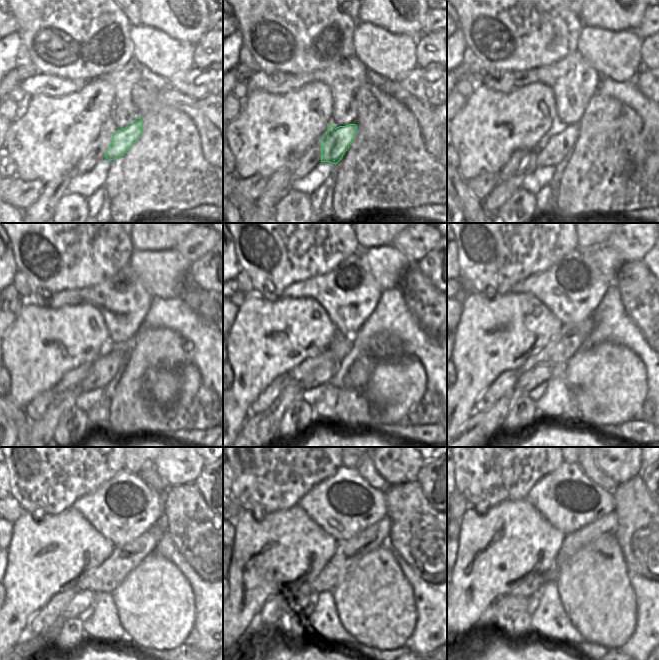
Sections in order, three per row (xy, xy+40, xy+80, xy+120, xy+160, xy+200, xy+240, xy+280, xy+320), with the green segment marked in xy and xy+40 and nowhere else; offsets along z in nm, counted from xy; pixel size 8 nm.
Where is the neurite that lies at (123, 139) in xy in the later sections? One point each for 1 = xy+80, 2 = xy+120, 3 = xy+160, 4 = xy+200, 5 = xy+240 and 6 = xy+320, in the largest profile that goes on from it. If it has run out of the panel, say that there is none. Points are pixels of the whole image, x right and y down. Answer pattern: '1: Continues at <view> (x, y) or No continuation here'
1: Continues at xy+80 (560, 144)
2: Continues at xy+120 (104, 369)
3: Continues at xy+160 (323, 374)
4: Continues at xy+200 (530, 380)
5: Continues at xy+240 (83, 600)
6: Continues at xy+320 (508, 606).

